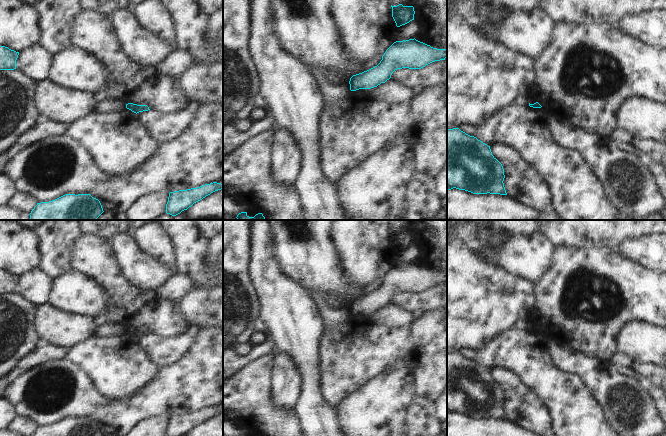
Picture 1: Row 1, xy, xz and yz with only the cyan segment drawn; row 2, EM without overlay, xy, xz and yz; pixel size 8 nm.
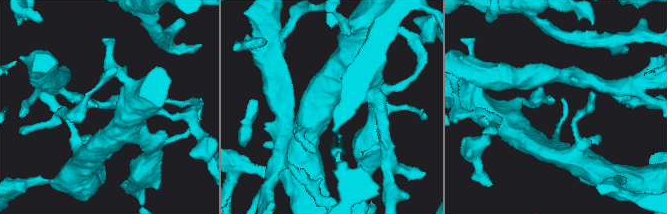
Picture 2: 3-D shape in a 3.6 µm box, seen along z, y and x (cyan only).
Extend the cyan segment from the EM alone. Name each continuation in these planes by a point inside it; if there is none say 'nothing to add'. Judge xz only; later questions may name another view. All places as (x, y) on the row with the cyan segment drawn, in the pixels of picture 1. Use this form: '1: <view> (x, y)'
nothing to add

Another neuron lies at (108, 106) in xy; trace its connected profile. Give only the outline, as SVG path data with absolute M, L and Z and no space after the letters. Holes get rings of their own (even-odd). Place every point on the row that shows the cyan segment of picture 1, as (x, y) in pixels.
M105 100L96 104L95 111L101 114L109 114L120 112L124 108L126 108L126 104L120 100Z

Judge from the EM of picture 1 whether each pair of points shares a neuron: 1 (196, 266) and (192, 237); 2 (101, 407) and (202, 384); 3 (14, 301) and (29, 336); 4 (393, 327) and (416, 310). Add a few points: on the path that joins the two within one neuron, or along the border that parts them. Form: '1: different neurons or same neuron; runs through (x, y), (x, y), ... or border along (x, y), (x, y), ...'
1: same neuron; runs through (192, 259), (192, 244)
2: same neuron; runs through (126, 407), (138, 407), (177, 389)
3: same neuron; runs through (14, 310), (16, 321), (21, 327)
4: different neurons; border along (391, 302), (408, 310), (415, 318)

